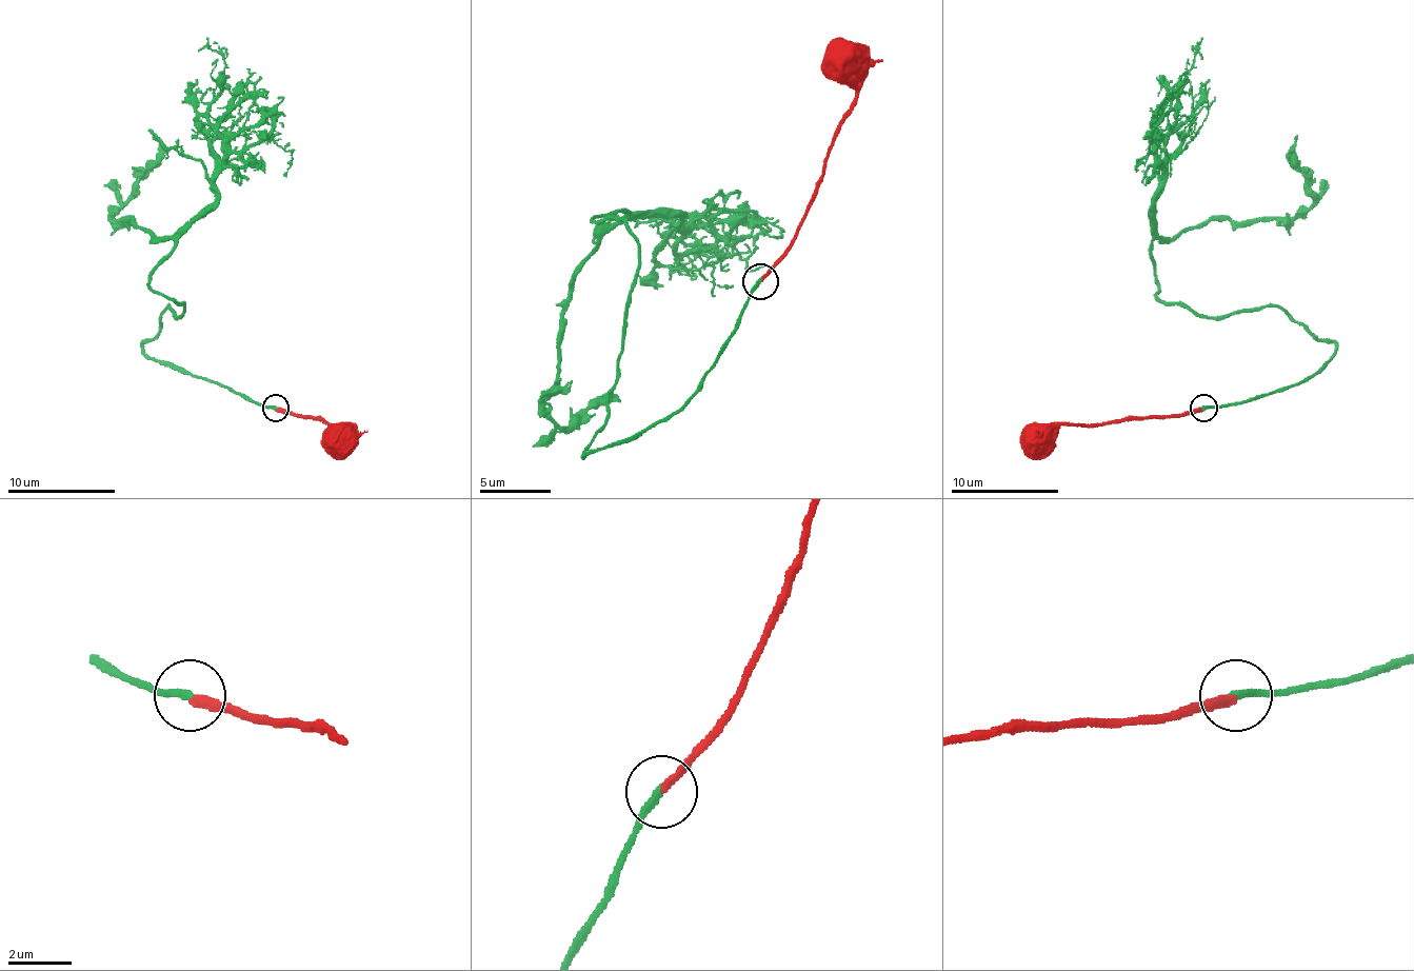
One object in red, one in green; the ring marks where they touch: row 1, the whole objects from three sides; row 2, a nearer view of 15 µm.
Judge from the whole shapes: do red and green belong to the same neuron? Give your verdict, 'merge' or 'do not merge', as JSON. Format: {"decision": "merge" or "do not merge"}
{"decision": "merge"}

